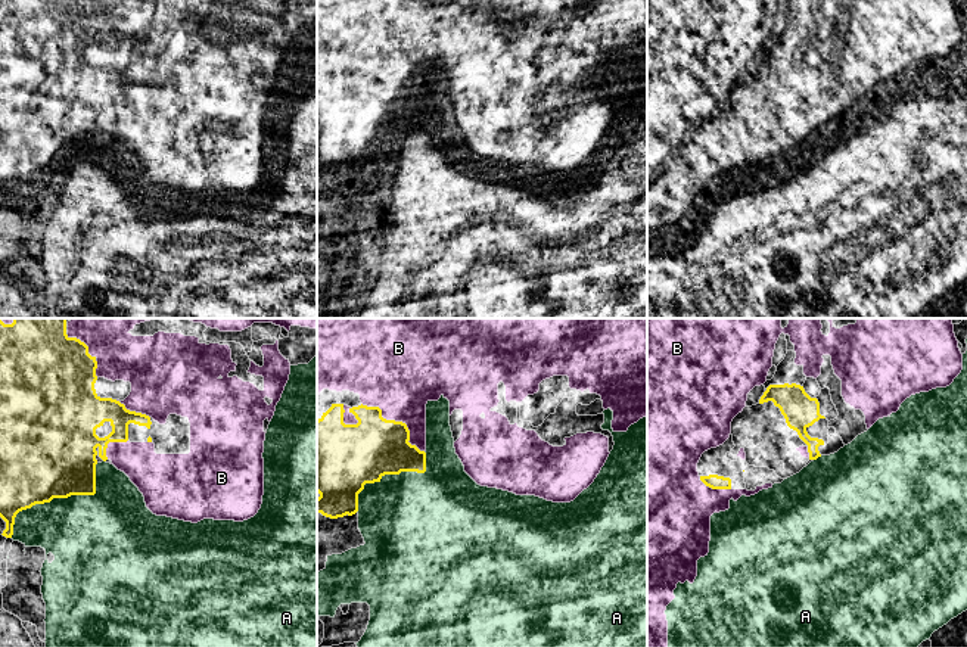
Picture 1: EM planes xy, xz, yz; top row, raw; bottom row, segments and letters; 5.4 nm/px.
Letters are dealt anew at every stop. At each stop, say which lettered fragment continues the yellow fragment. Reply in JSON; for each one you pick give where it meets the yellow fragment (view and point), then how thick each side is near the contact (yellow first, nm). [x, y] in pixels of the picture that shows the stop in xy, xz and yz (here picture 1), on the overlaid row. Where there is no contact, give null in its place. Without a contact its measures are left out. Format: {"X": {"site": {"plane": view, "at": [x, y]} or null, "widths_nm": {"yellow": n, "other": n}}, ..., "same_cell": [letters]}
{"B": {"site": {"plane": "xz", "at": [397, 422]}, "widths_nm": {"yellow": 320, "other": 400}}, "same_cell": ["B"]}

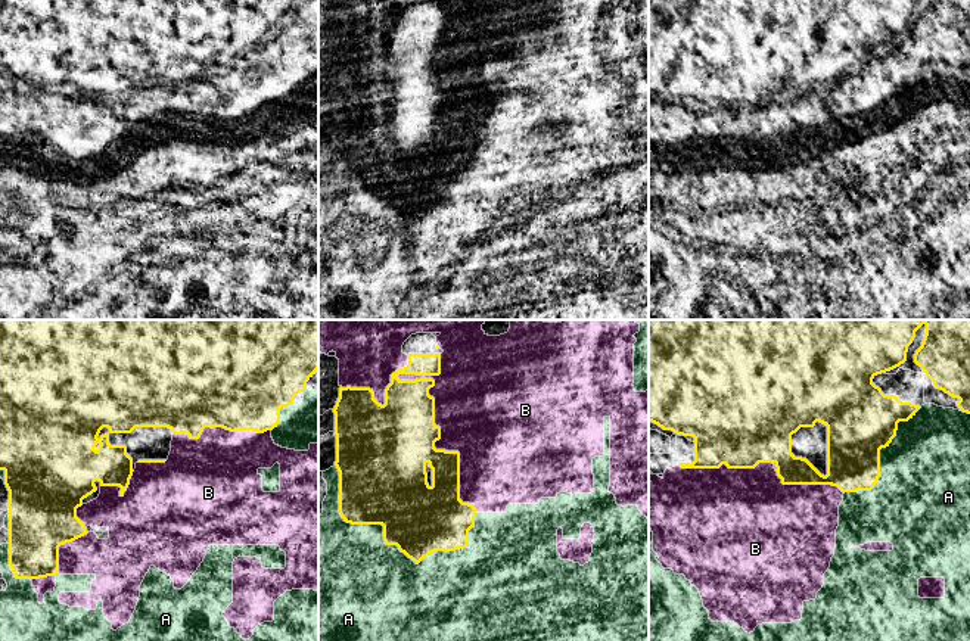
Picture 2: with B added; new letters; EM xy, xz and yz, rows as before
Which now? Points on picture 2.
{"same_cell": []}

